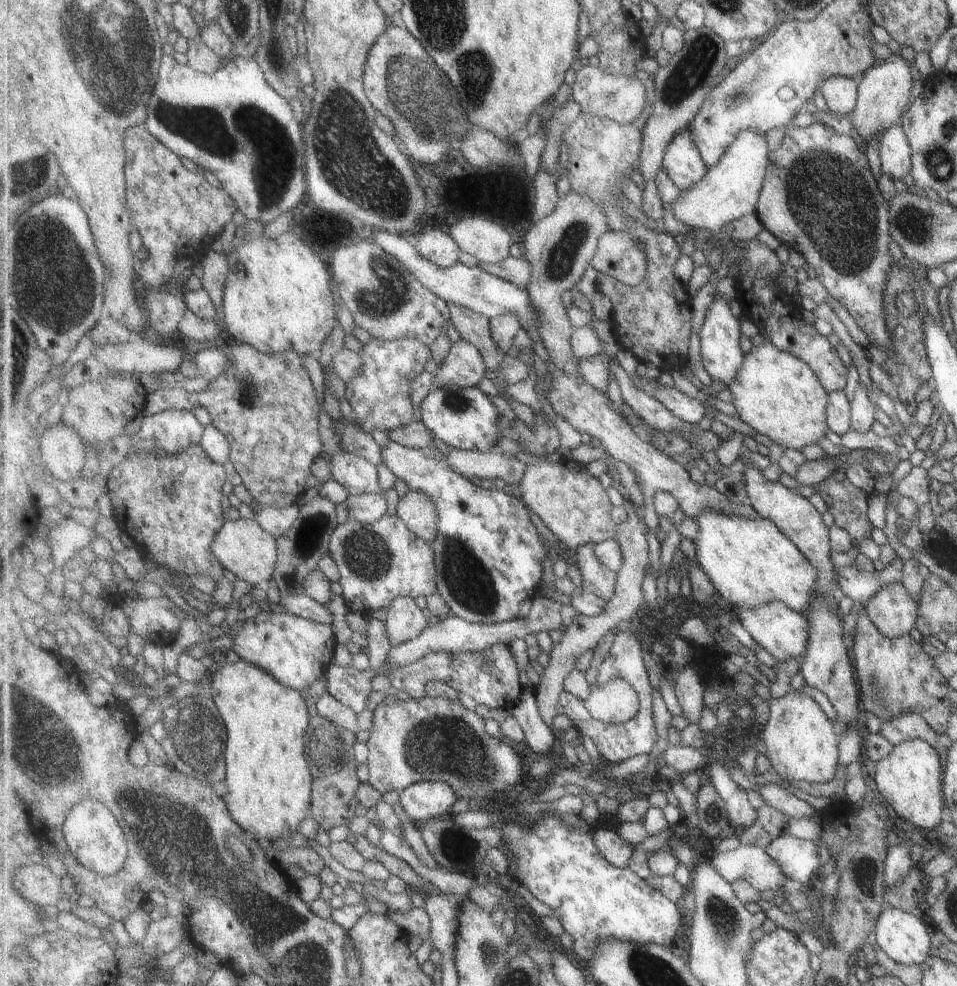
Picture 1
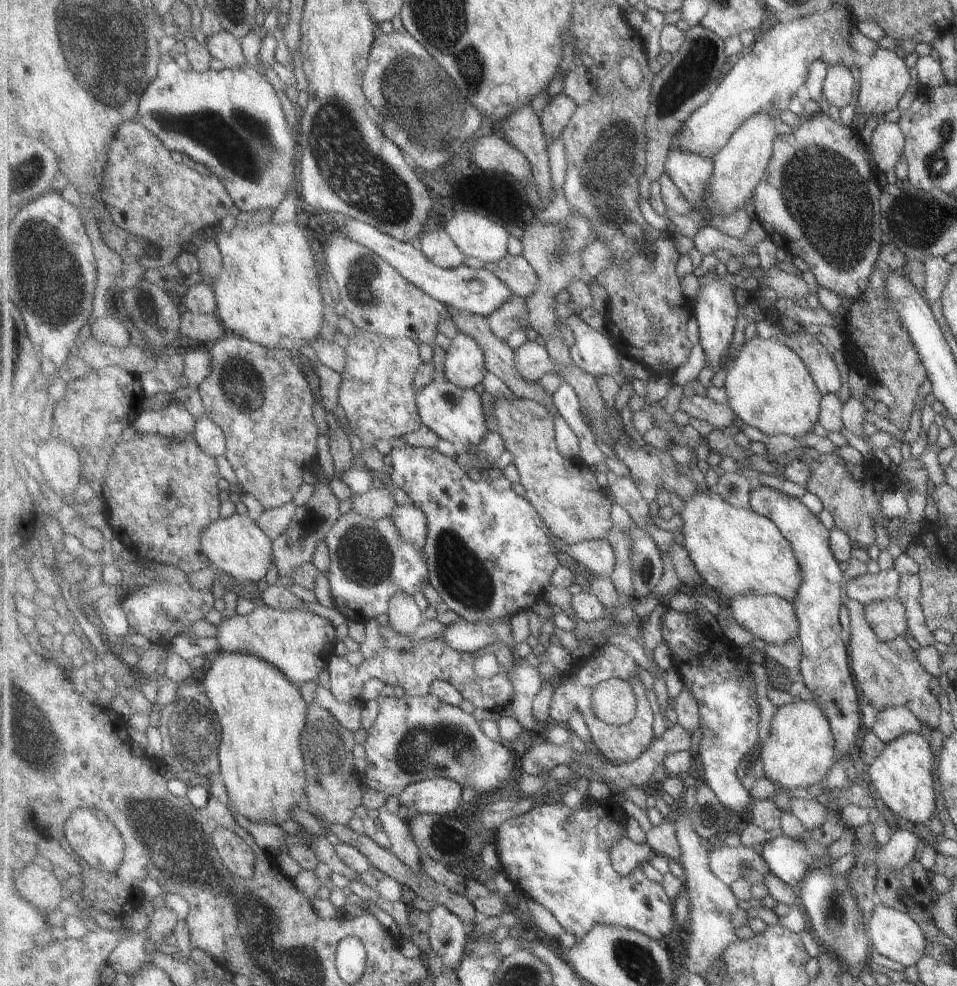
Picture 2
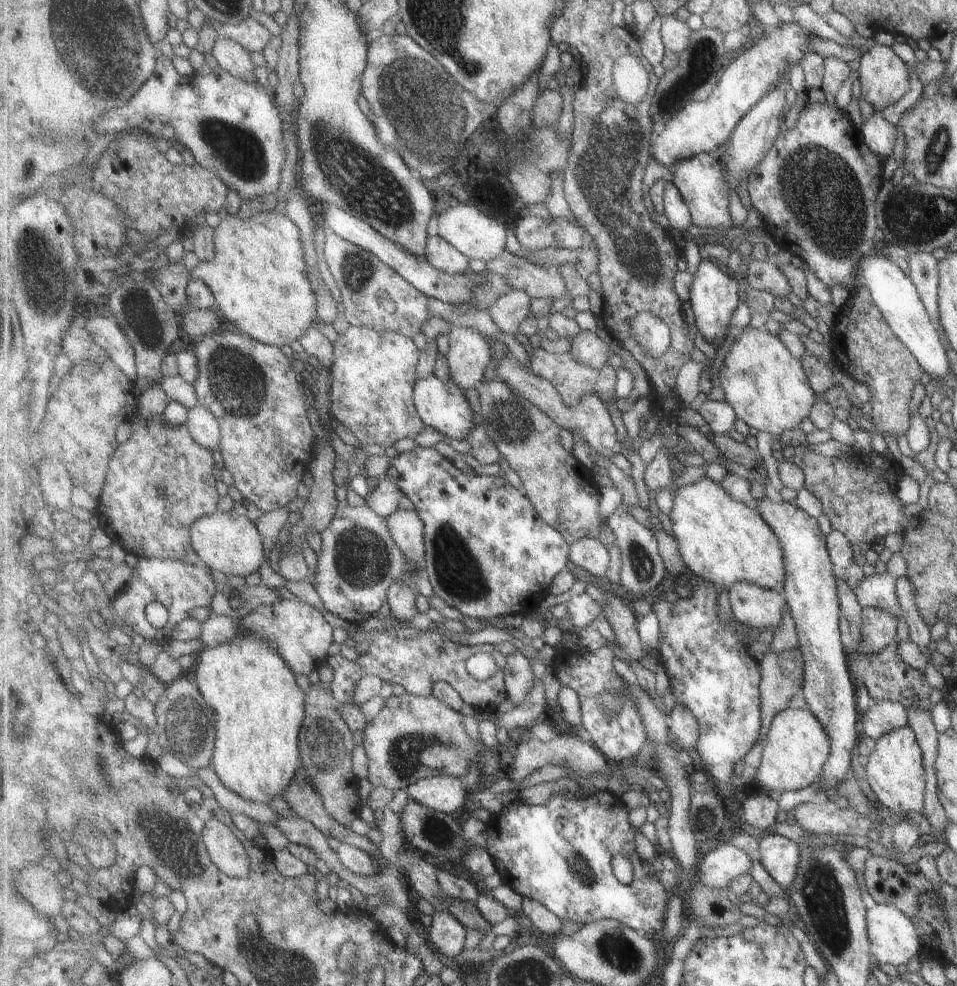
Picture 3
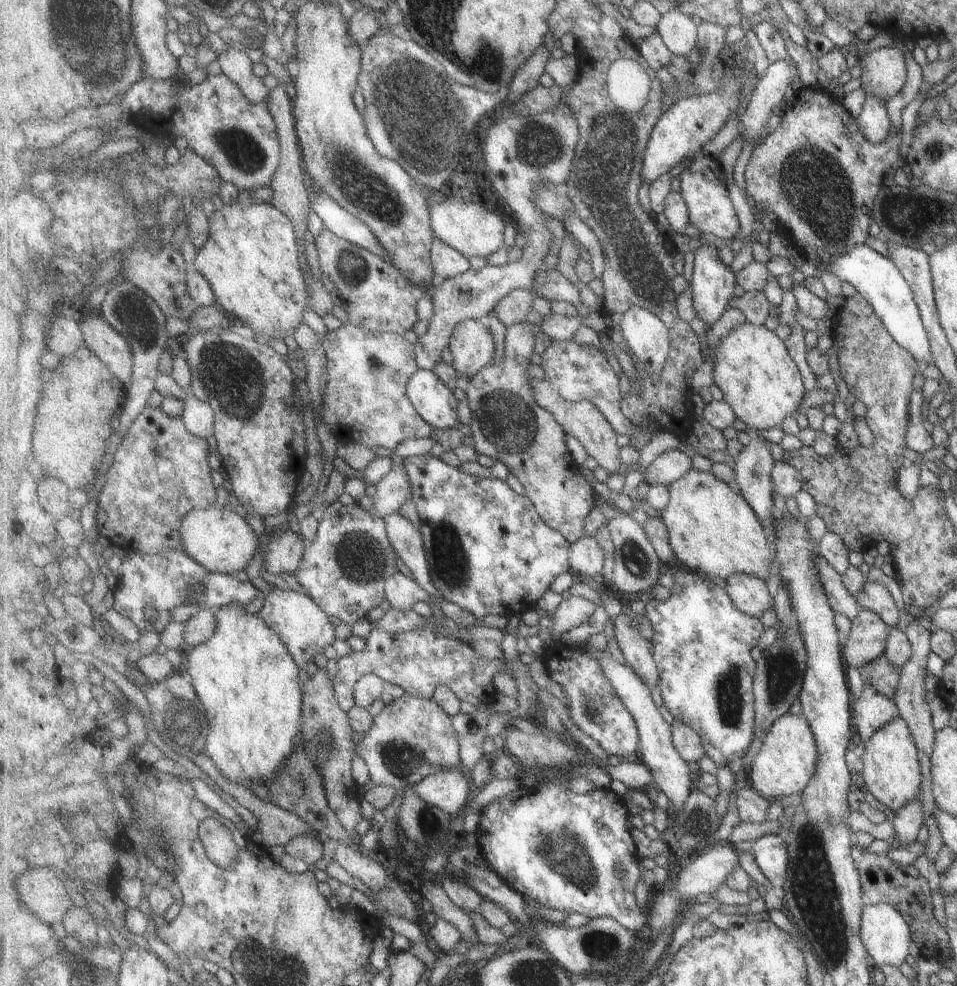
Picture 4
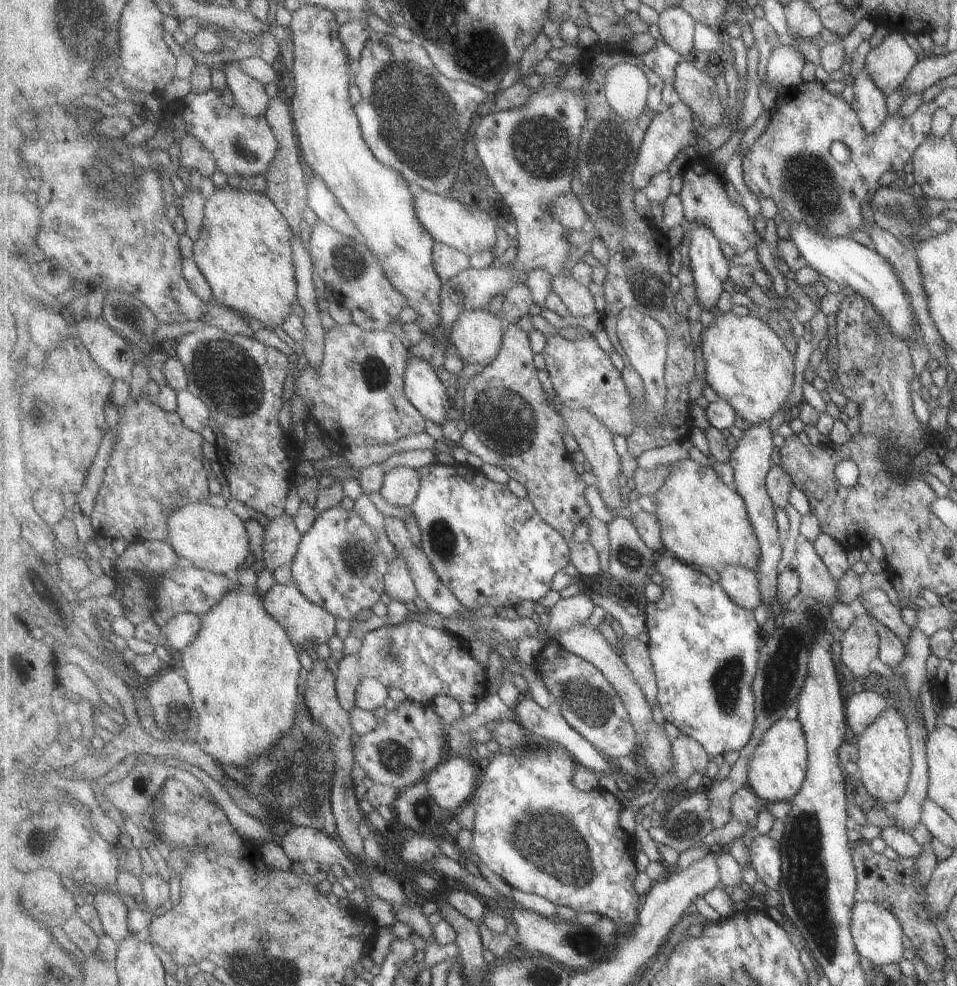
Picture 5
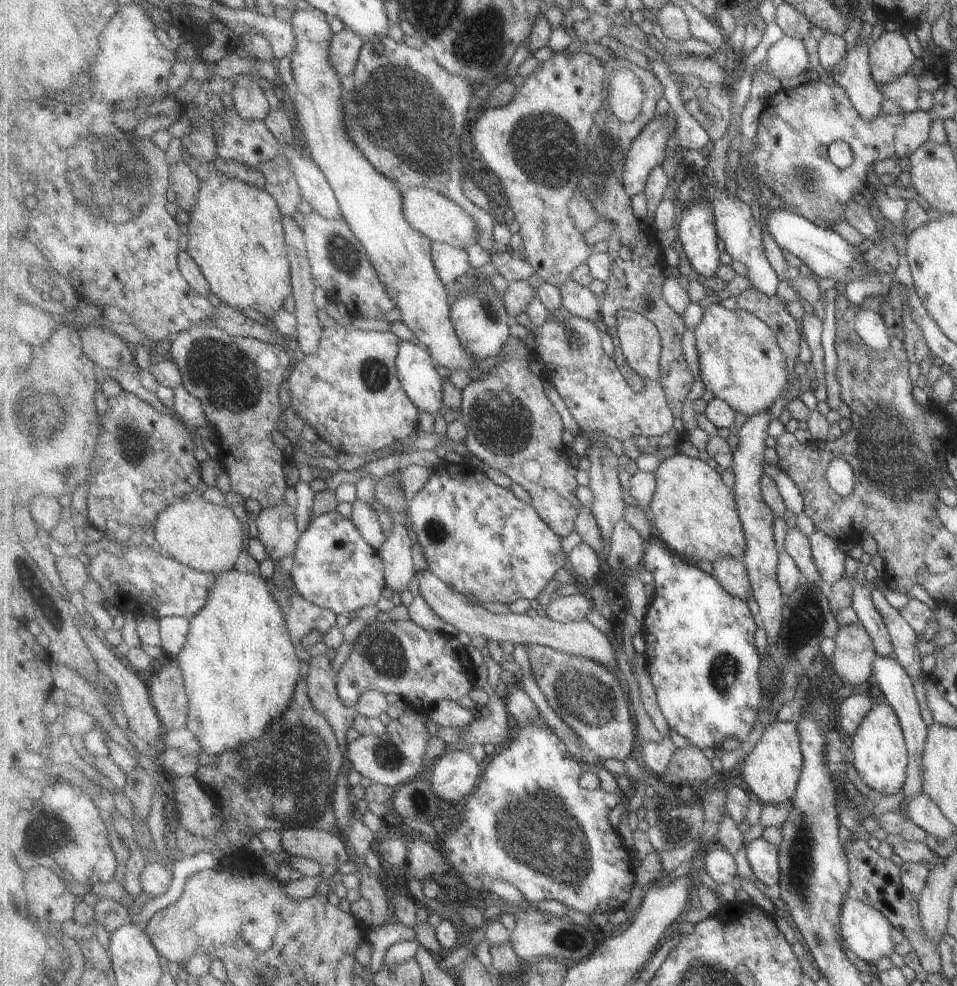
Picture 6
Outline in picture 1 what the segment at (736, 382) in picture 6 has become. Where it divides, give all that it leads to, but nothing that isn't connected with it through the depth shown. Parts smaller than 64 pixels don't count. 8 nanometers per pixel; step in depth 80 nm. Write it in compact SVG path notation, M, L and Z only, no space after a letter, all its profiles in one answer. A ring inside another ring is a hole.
M769 341L752 347L746 353L738 378L728 389L734 396L733 405L741 419L784 448L803 450L829 434L827 409L830 392L807 362L790 352L779 350Z

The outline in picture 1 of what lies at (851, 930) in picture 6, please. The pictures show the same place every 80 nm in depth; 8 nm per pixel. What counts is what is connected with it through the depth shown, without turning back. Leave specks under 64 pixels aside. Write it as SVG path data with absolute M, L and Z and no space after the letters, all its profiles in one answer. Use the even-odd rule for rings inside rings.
M887 906L875 928L876 943L904 965L920 965L930 956L928 928L916 916Z

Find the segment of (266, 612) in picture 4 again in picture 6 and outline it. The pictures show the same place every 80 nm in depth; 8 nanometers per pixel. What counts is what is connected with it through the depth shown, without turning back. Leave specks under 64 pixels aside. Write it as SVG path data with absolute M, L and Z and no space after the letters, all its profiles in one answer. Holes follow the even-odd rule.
M273 586L273 594L281 604L291 638L296 643L300 643L311 630L317 630L324 635L337 624L337 614L332 610L311 604L296 588L284 589Z

